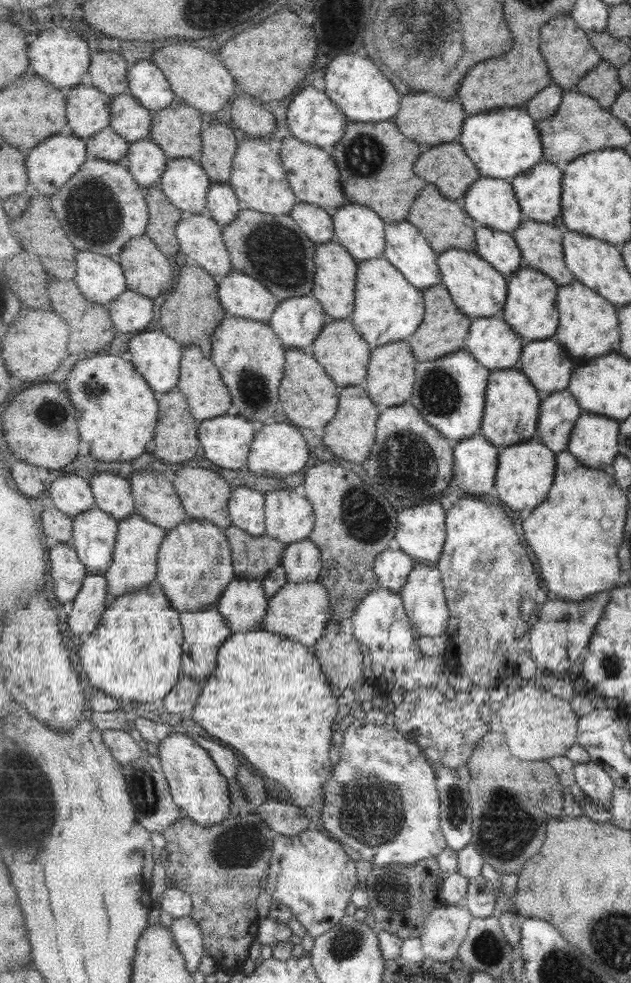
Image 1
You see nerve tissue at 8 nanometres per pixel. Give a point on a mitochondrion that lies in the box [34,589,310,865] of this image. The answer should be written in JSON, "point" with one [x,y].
{"point":[145,788]}

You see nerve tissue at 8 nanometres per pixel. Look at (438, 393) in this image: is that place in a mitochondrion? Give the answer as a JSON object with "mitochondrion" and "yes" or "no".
{"mitochondrion":"yes"}

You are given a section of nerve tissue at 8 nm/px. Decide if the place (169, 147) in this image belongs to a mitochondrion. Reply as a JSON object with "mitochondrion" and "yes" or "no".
{"mitochondrion":"no"}

